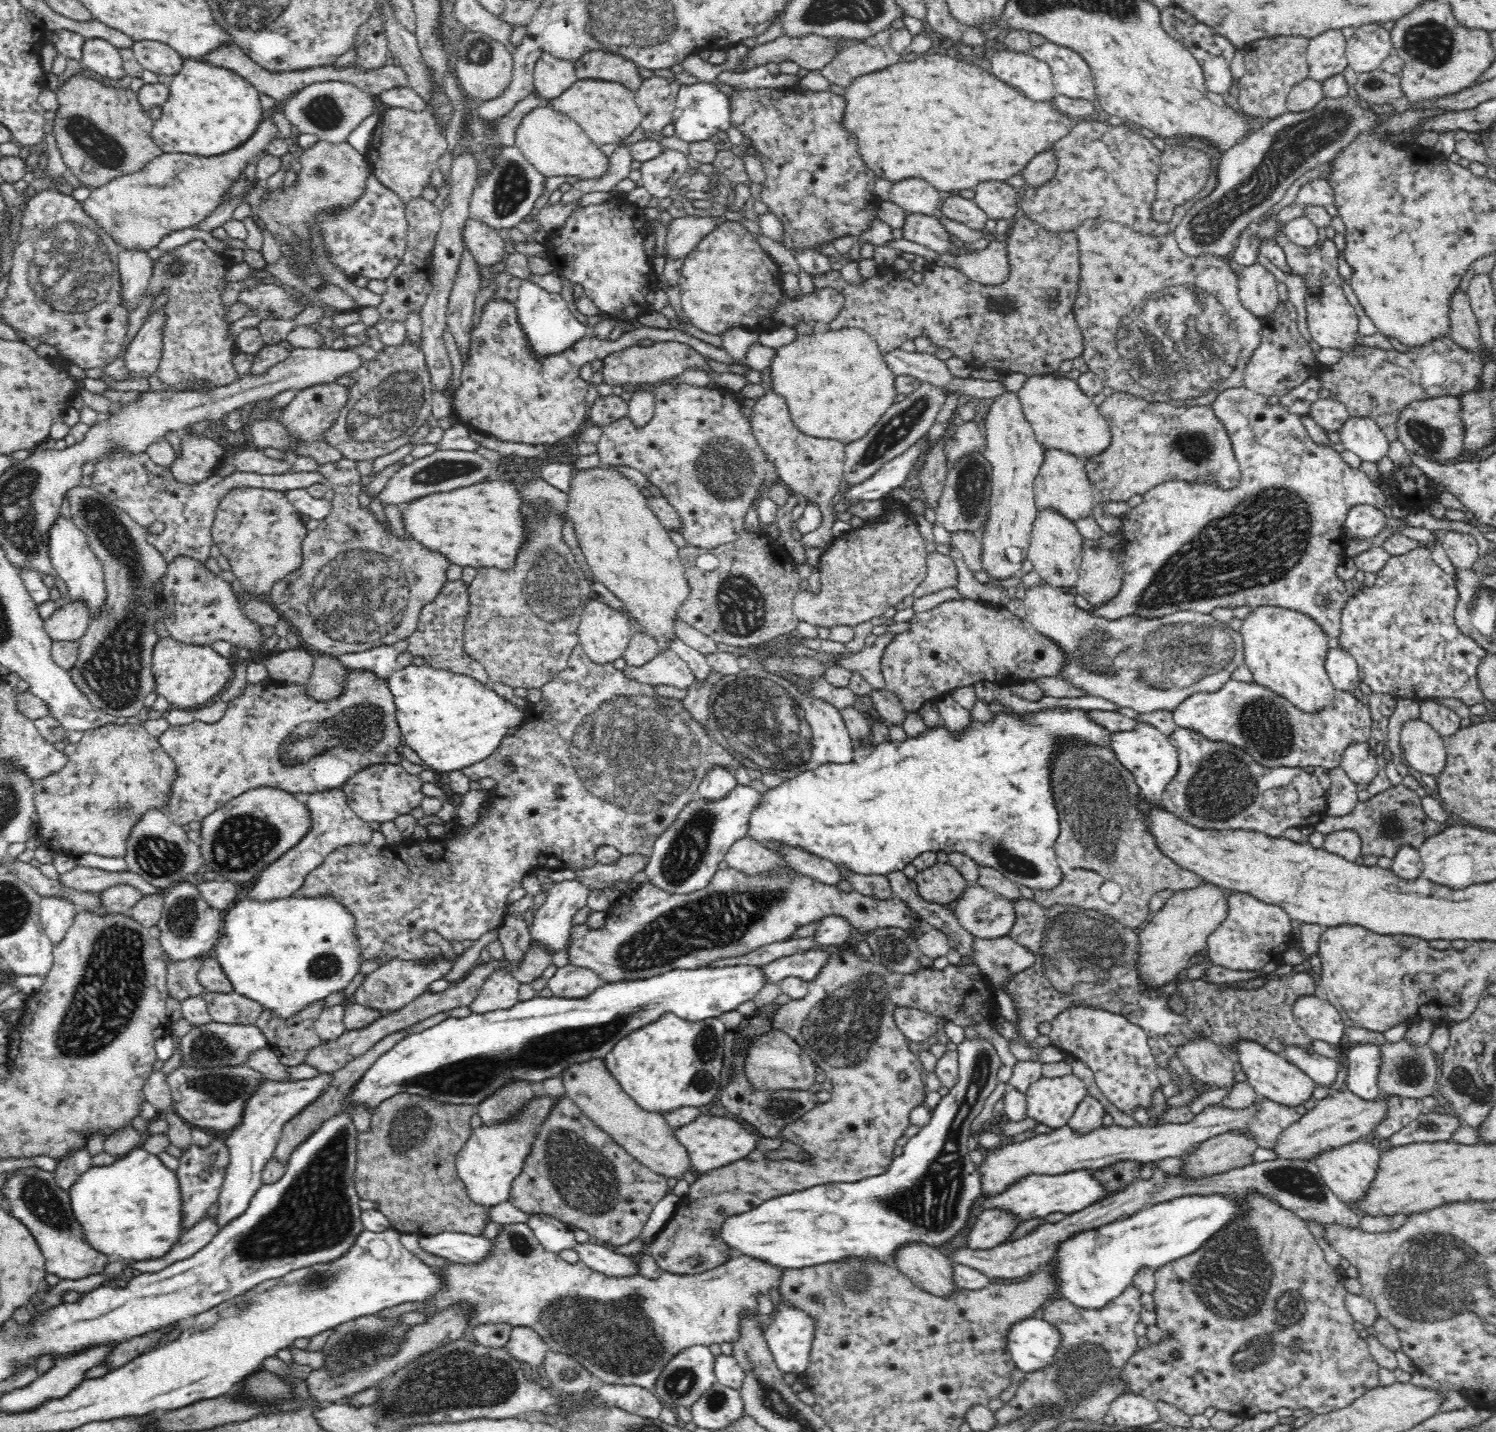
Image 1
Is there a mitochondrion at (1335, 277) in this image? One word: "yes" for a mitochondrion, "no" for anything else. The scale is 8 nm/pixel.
no

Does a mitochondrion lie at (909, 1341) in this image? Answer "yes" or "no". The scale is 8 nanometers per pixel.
no

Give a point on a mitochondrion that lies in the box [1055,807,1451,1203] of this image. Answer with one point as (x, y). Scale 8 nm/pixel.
(1411, 1070)

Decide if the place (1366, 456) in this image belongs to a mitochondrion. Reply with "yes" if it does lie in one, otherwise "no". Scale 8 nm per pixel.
no

